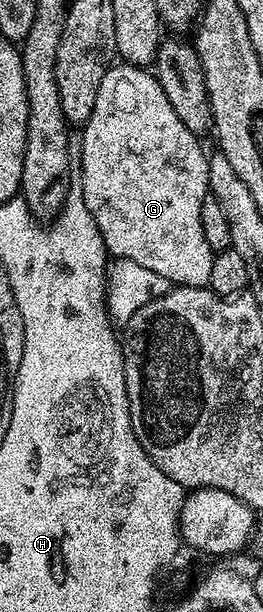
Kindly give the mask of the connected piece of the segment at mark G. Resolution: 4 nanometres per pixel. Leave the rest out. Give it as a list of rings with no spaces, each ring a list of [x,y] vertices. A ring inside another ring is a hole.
[[[126,62],[116,63],[108,68],[105,78],[101,78],[101,86],[97,86],[97,102],[93,102],[93,110],[89,114],[86,124],[82,125],[83,149],[77,152],[77,168],[83,171],[83,181],[81,187],[83,190],[83,201],[93,214],[93,222],[101,230],[101,238],[105,242],[108,253],[115,260],[128,260],[137,262],[137,266],[145,266],[145,270],[153,270],[153,274],[161,274],[161,278],[167,280],[168,285],[178,286],[180,288],[205,288],[211,283],[213,274],[213,262],[215,253],[211,251],[209,242],[205,242],[205,230],[201,226],[201,202],[209,194],[209,166],[207,165],[209,156],[201,145],[200,137],[194,136],[177,118],[173,111],[173,106],[169,106],[169,98],[165,98],[165,90],[156,82],[154,75],[147,68],[137,68],[134,64]]]

